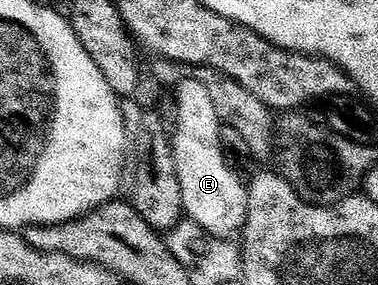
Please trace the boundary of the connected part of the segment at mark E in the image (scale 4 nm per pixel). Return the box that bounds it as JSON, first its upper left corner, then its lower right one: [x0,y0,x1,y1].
[171,80,248,238]

